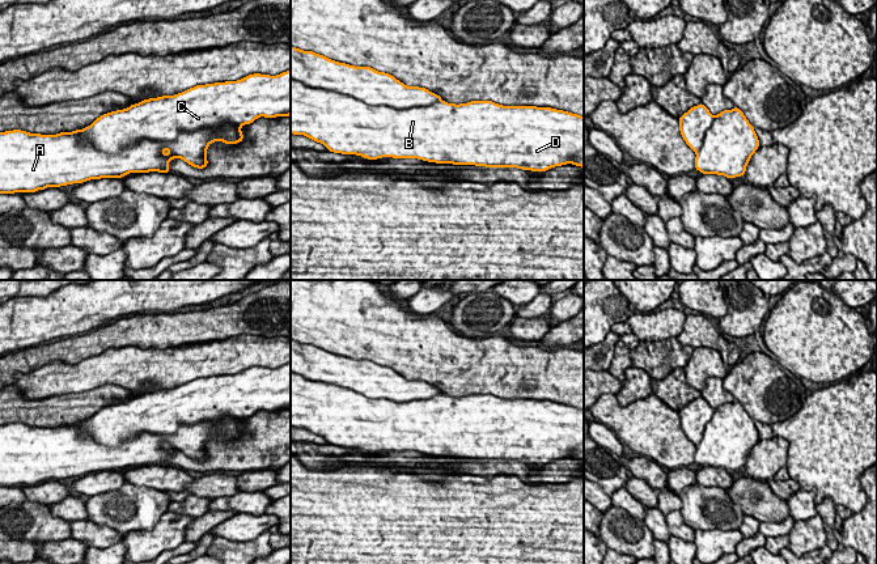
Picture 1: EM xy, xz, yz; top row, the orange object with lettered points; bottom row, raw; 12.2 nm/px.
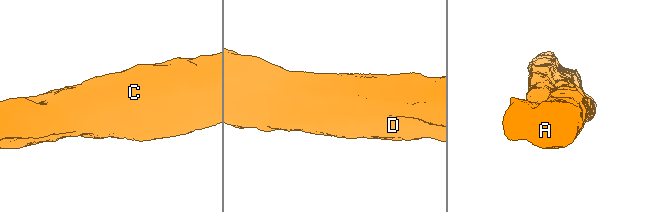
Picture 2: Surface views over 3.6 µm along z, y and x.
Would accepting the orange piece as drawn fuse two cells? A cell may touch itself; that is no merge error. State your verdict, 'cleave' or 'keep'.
keep

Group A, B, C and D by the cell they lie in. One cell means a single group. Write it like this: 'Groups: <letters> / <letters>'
Groups: A B C D

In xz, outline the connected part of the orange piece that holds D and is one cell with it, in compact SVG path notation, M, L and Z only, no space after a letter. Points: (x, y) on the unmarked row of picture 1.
M291 339L291 427L304 428L323 437L327 444L342 448L356 448L368 453L382 450L418 451L436 457L475 458L486 461L517 461L531 465L546 465L555 459L572 457L584 461L584 410L551 400L503 399L492 394L471 394L467 397L448 397L440 389L425 381L407 379L394 369L378 365L370 360L355 360L331 353L313 344L304 344Z

